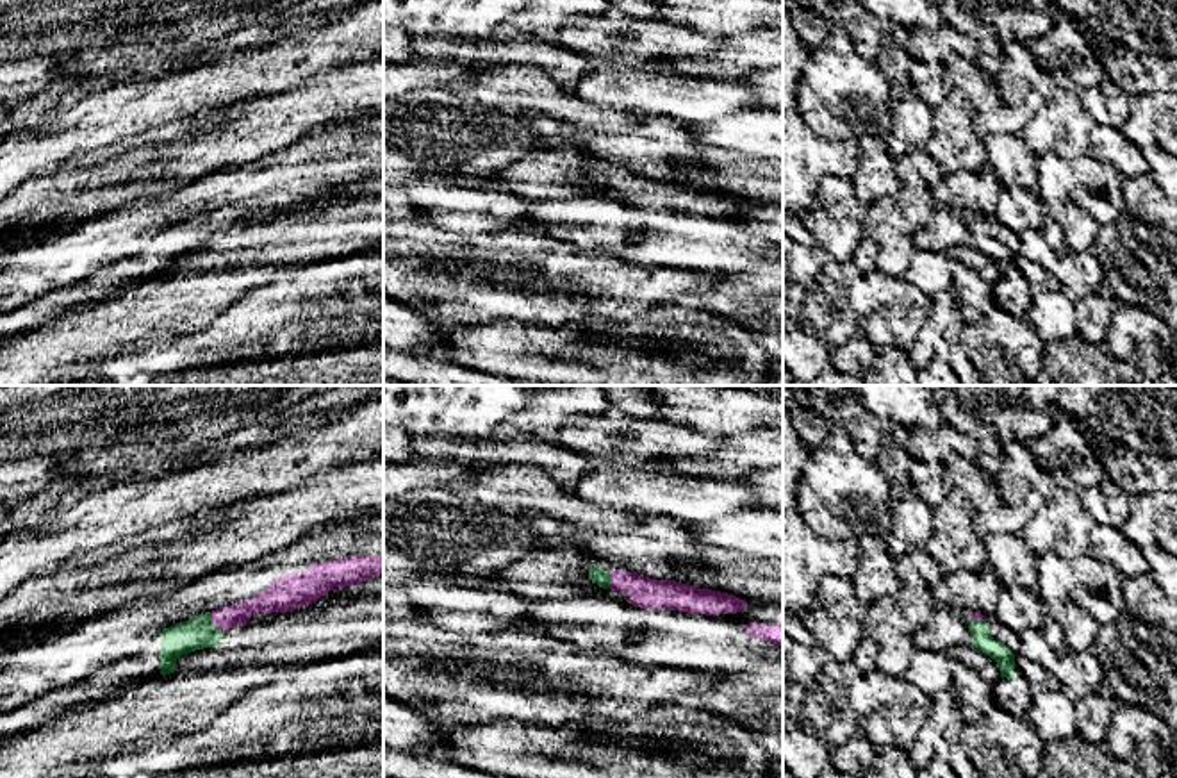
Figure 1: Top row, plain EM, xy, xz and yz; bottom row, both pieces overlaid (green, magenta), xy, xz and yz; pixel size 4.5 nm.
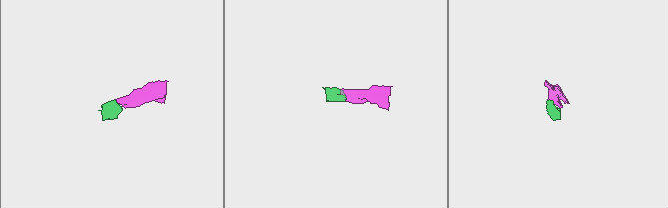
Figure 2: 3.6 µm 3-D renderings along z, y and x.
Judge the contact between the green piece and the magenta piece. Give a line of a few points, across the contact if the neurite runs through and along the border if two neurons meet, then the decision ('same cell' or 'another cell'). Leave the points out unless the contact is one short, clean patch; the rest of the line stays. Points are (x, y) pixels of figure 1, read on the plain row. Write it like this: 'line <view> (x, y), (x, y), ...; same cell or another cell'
line xy (198, 232), (213, 223), (229, 216); same cell

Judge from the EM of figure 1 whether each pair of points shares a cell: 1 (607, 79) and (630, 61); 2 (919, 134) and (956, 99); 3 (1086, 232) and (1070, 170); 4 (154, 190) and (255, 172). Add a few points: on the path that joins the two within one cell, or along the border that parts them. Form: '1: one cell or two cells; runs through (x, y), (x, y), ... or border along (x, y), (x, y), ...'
1: two cells; border along (596, 59), (614, 66), (653, 72)
2: two cells; border along (935, 109), (931, 138), (924, 147)
3: one cell; runs through (1070, 216), (1060, 206), (1060, 186)
4: two cells; border along (223, 168), (191, 177), (173, 191), (145, 200)

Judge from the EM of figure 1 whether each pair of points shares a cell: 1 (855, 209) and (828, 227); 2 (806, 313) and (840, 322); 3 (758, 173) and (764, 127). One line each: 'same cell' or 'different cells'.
1: same cell
2: same cell
3: different cells

